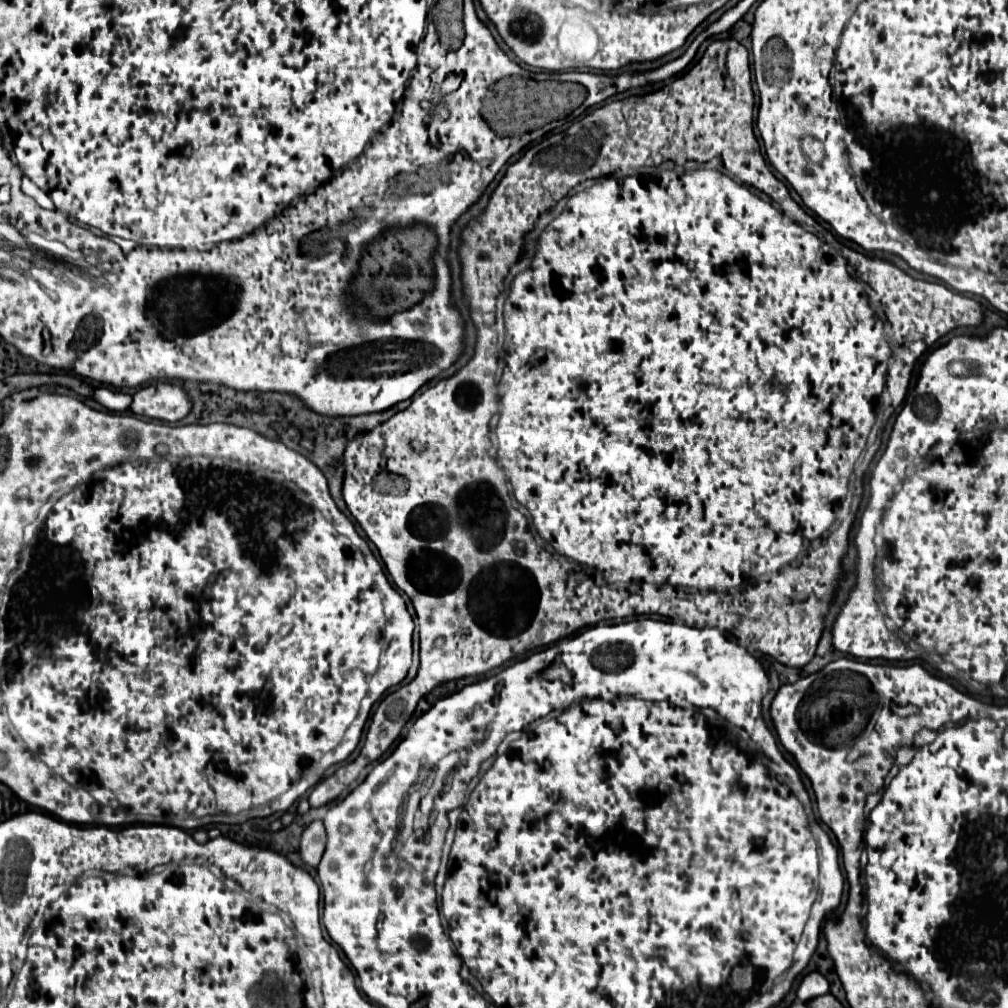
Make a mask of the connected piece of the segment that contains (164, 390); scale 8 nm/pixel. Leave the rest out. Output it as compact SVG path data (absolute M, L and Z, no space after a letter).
M154 382L140 388L130 406L134 414L162 422L178 422L190 412L190 408L192 404L182 386L170 382Z

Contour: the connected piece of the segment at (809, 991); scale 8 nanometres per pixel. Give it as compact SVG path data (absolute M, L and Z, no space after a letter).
M810 972L802 978L796 996L802 1002L808 1002L810 998L816 998L818 994L828 994L828 980L820 972Z

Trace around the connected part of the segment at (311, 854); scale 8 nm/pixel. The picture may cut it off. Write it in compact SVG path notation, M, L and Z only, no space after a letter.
M316 820L302 834L302 840L300 840L302 860L308 866L318 866L318 862L324 854L324 846L326 846L326 828L320 820Z

